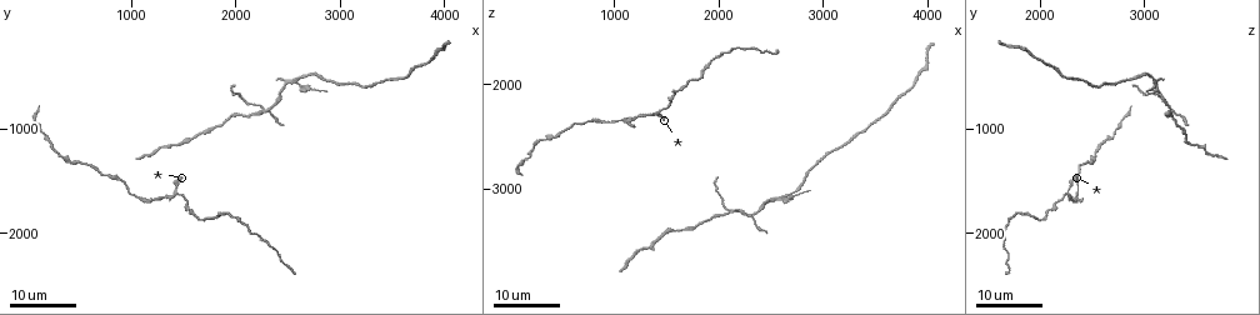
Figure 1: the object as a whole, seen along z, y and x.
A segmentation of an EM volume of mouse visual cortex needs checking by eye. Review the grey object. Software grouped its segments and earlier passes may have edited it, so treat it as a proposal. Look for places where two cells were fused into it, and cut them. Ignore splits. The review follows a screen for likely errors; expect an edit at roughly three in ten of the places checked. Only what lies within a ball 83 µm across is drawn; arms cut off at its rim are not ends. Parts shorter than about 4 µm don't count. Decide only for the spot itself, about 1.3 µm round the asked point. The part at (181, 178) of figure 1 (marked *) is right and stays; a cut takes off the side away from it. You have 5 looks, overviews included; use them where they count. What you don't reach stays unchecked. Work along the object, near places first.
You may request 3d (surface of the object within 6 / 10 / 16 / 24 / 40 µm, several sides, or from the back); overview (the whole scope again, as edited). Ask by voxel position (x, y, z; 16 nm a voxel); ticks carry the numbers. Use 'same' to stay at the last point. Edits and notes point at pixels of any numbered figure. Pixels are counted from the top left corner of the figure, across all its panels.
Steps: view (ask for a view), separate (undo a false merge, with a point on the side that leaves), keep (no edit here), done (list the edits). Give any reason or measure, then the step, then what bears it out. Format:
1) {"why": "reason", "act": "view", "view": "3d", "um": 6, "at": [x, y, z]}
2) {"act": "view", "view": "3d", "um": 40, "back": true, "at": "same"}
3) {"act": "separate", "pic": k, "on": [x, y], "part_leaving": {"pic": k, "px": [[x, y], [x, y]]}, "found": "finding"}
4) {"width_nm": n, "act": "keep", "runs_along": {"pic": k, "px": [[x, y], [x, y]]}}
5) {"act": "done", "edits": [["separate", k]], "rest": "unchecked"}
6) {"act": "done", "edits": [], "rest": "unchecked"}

{"why": "branch point", "act": "view", "view": "3d", "um": 24, "at": [1440, 1620, 2280]}

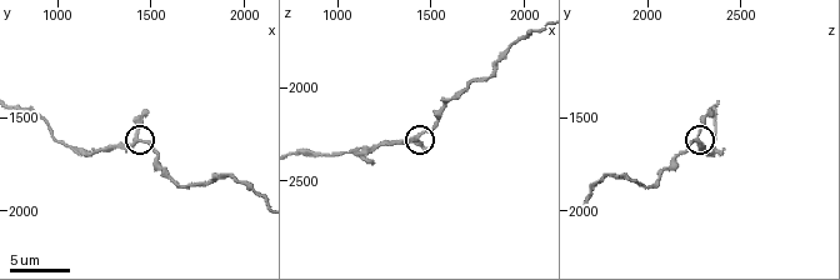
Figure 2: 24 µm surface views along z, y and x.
{"why": "zoom in", "act": "view", "view": "3d", "um": 6, "at": [1420, 1640, 2280]}

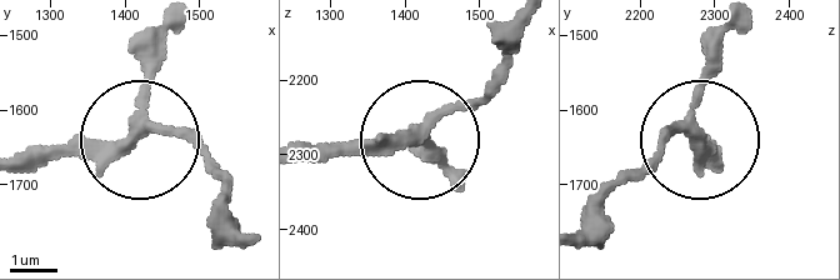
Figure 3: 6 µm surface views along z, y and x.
{"side_arm_um": 30, "act": "keep", "runs_along": {"pic": 3, "px": [[466, 189], [426, 138], [510, 66]]}, "found": "all the same cell"}

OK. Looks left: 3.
{"why": "narrows sharply", "act": "view", "view": "3d", "um": 24, "at": [2160, 2020, 1660]}

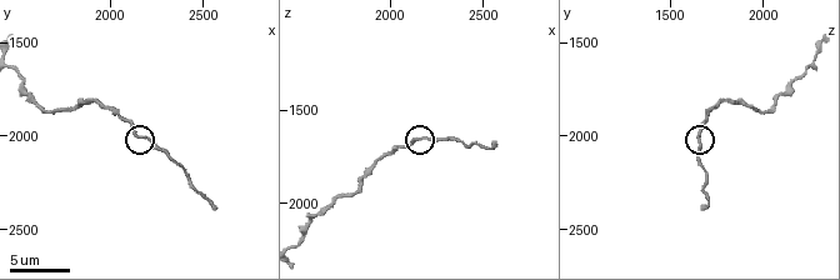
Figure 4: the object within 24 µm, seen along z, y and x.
{"act": "view", "view": "3d", "um": 10, "at": [2180, 2020, 1640]}

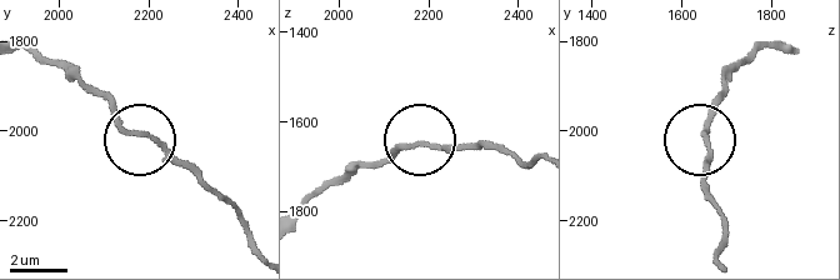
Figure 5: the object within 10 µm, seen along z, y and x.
{"act": "separate", "pic": 5, "on": [186, 168], "part_leaving": {"pic": 5, "px": [[159, 139], [228, 201], [256, 251]]}, "found": "two cells meet here"}

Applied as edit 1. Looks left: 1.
{"act": "done", "edits": [["separate", 5]], "rest": "unchecked"}

